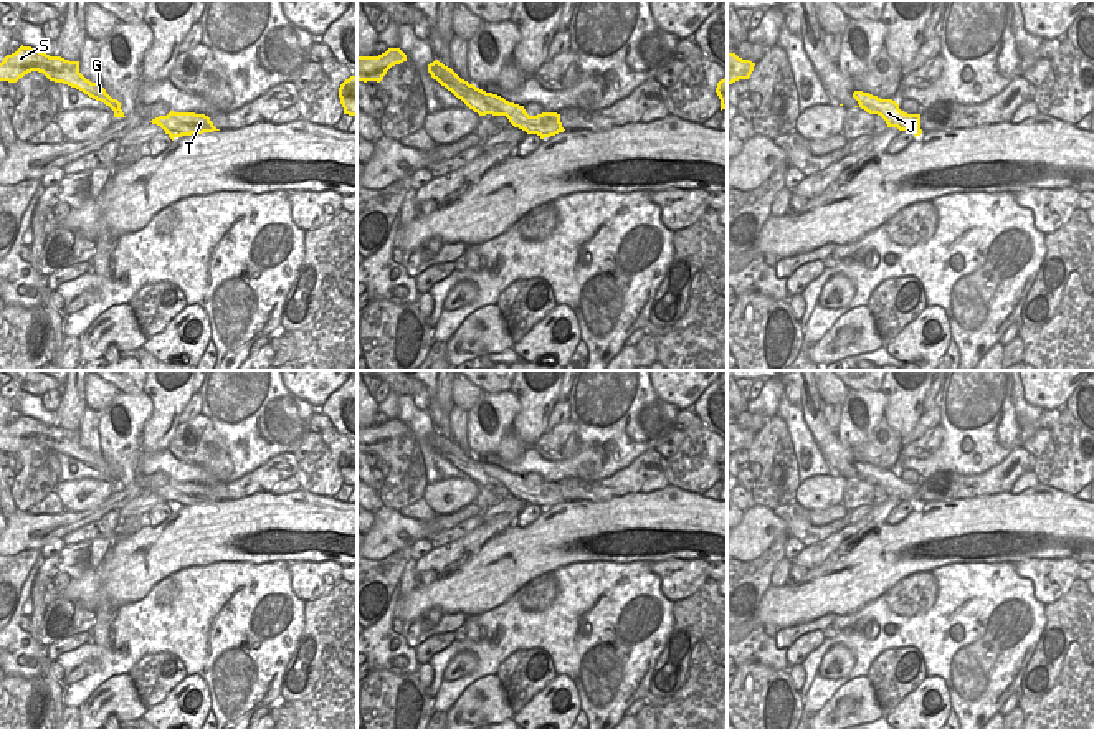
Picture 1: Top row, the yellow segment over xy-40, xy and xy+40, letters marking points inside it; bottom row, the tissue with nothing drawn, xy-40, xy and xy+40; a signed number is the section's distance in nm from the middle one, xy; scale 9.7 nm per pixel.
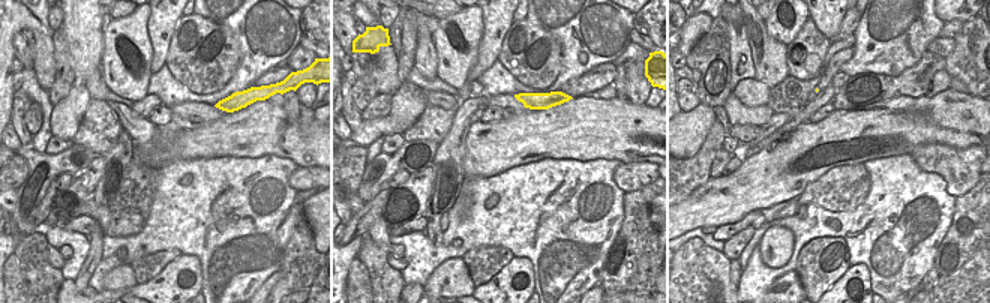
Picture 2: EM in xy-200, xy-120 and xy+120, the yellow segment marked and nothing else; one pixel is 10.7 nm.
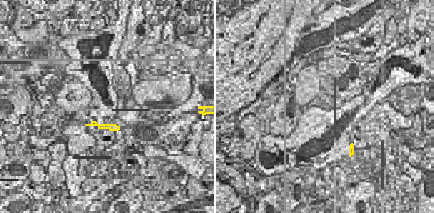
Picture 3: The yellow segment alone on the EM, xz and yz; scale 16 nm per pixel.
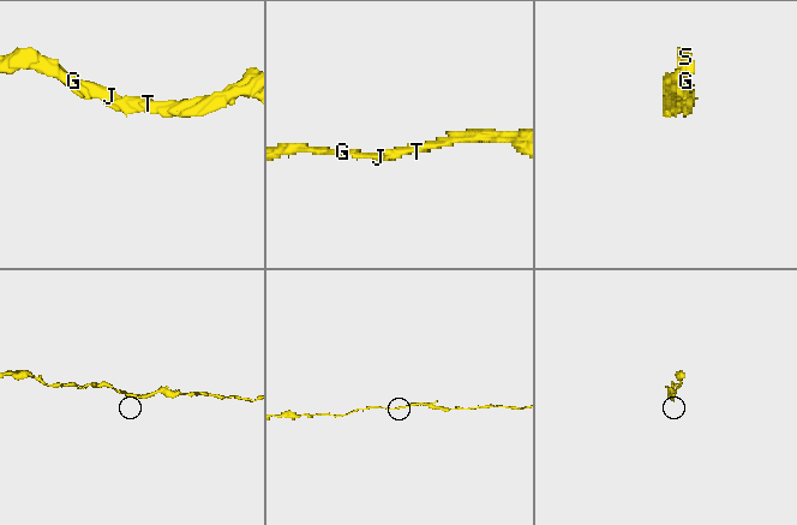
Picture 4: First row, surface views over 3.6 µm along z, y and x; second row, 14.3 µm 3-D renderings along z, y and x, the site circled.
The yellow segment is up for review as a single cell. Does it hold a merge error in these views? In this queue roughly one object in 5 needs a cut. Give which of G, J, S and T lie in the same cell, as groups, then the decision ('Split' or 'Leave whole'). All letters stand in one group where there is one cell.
Groups: G J S T. Leave whole

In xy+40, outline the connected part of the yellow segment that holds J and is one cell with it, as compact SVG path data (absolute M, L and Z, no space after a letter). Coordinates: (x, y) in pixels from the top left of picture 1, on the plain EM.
M854 461L853 468L858 471L854 478L861 478L869 484L881 486L887 498L897 498L899 501L907 501L914 507L922 504L920 484L907 484L899 479L899 474L892 469L881 469L869 463Z

